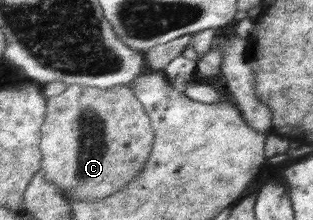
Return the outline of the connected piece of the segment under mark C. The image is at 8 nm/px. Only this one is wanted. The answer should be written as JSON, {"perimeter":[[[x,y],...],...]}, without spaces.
{"perimeter":[[[68,85],[65,92],[49,98],[49,120],[43,128],[45,142],[40,141],[40,150],[43,152],[41,167],[44,177],[56,184],[63,196],[80,201],[108,197],[138,177],[135,174],[143,168],[153,146],[154,132],[150,118],[129,85],[117,85],[108,89]]]}

